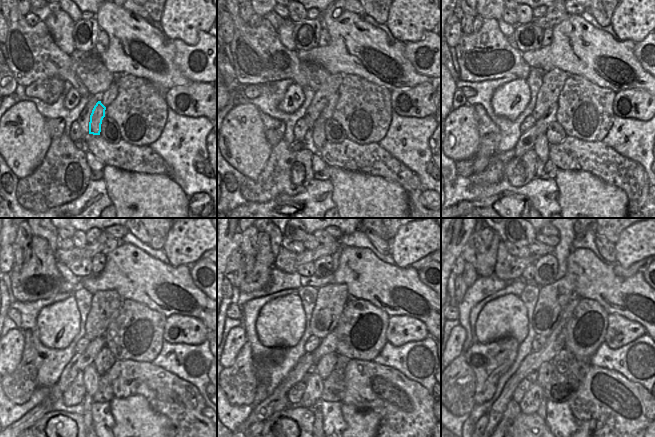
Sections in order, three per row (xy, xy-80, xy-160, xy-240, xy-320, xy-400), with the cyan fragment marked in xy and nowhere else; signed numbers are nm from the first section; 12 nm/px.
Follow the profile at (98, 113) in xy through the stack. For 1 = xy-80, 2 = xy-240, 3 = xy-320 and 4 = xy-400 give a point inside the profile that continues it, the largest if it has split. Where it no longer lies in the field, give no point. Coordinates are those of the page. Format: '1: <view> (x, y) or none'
1: xy-80 (316, 140)
2: xy-240 (91, 377)
3: xy-320 (312, 395)
4: xy-400 (530, 402)

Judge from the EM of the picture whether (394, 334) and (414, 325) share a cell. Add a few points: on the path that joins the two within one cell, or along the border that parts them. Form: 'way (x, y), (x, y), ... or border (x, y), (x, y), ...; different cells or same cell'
way (399, 332), (402, 329), (409, 328); same cell

